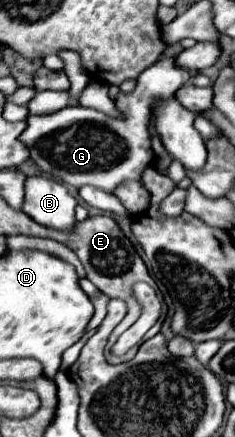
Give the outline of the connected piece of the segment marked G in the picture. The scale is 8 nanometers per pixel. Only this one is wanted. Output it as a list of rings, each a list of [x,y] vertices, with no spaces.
[[[174,58],[156,60],[138,76],[138,86],[130,96],[116,98],[116,108],[126,116],[126,120],[114,120],[104,112],[82,106],[66,106],[62,112],[54,112],[54,116],[28,116],[28,128],[22,132],[22,142],[30,148],[30,158],[46,176],[58,176],[74,188],[90,184],[112,194],[122,180],[140,180],[142,168],[154,164],[148,134],[148,120],[154,102],[158,98],[172,96],[186,82],[212,86],[210,78],[202,74],[192,78],[174,62]]]

